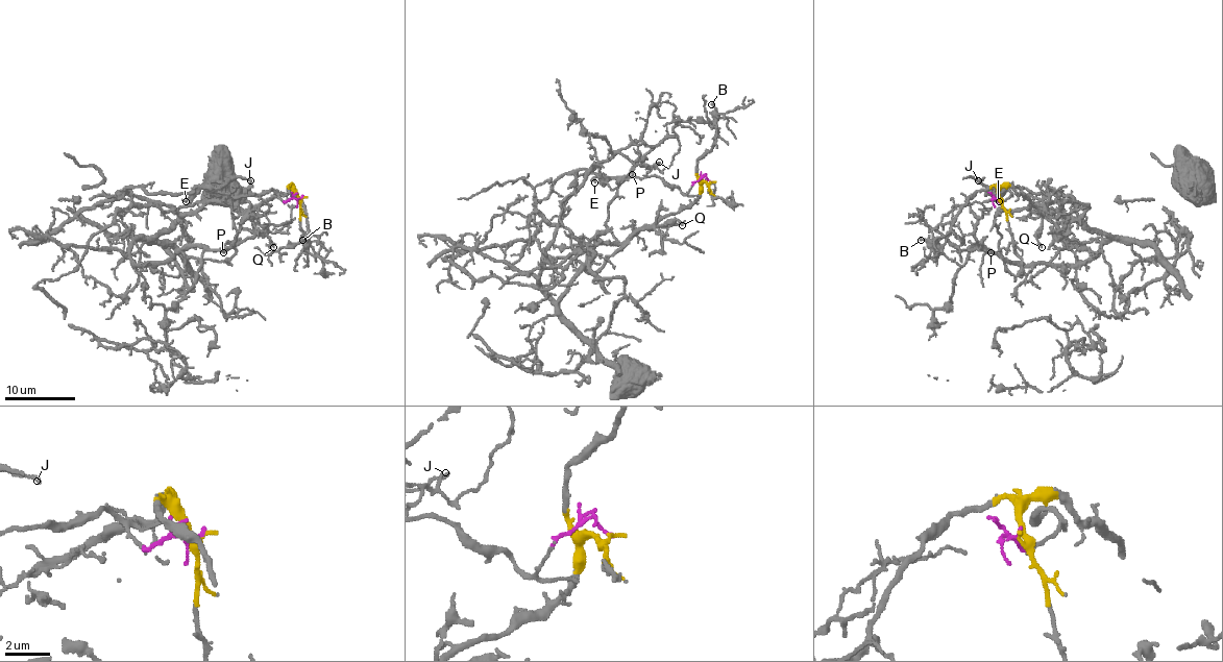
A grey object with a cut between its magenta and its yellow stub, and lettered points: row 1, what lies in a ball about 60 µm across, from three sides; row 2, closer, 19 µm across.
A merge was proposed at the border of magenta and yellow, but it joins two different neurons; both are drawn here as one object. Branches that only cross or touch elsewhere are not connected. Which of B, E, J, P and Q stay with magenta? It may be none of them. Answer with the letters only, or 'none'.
E, J

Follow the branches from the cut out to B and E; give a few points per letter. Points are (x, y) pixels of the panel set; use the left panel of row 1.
B: (301, 198), (291, 187), (304, 207), (308, 231), (301, 239), (307, 241), (302, 241)
E: (301, 197), (282, 200), (269, 190), (231, 197), (214, 188), (198, 188), (186, 202)

